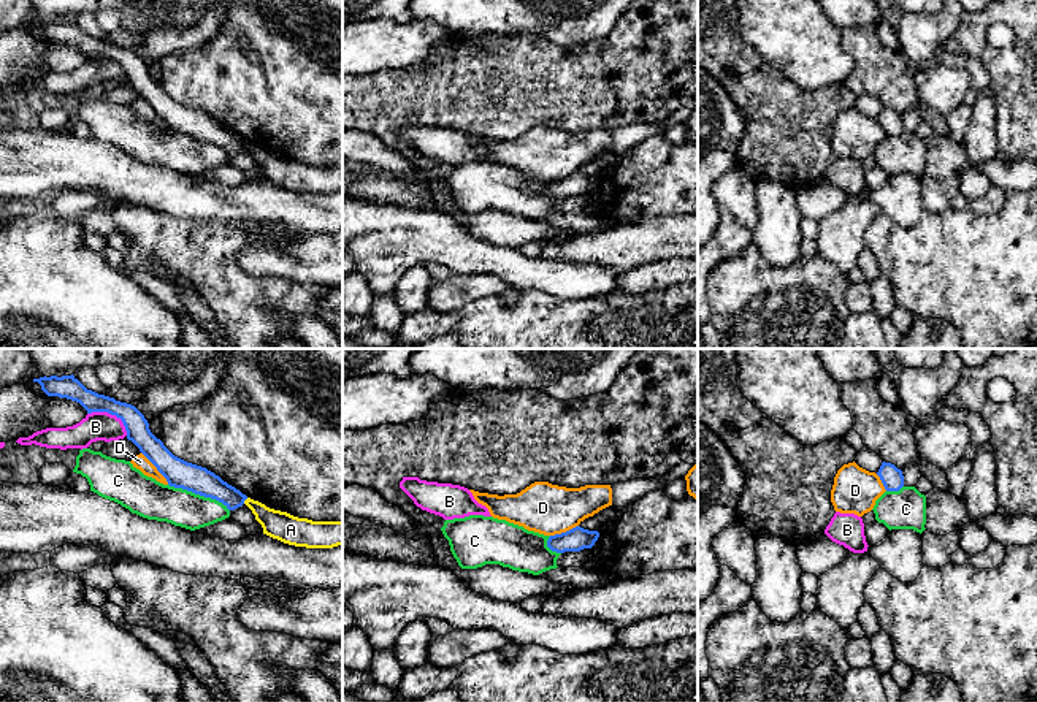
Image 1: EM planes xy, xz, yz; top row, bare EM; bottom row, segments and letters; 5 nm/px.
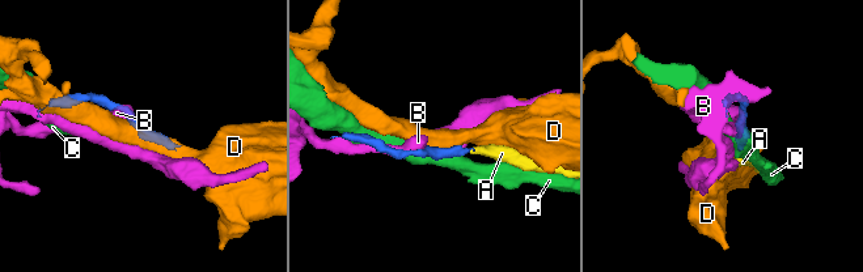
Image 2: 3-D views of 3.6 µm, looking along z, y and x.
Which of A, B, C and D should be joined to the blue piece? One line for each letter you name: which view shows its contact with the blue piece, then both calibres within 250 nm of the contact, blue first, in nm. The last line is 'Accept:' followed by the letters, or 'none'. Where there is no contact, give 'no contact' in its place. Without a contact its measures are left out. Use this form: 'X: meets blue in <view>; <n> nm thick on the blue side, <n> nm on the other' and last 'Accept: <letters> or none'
A: meets blue in xy; 140 nm thick on the blue side, 140 nm on the other
Accept: A

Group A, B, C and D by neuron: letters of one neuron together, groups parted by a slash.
A / B / C / D

